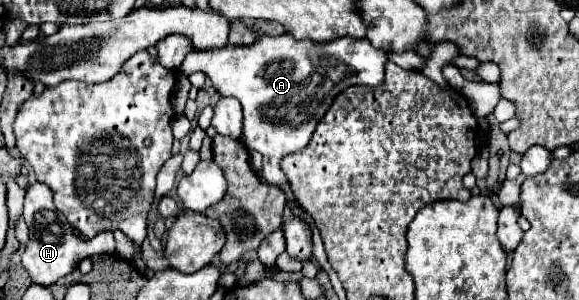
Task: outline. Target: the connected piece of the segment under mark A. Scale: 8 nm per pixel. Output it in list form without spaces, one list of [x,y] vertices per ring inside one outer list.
[[[282,34],[282,36],[260,36],[260,38],[258,38],[254,44],[250,44],[250,46],[226,44],[226,46],[222,46],[222,48],[202,50],[202,52],[200,52],[202,70],[198,70],[198,72],[204,72],[204,74],[210,78],[212,86],[220,92],[220,96],[232,96],[232,98],[238,98],[238,100],[240,100],[240,104],[242,104],[242,108],[244,108],[244,142],[246,142],[246,146],[248,146],[250,150],[258,150],[258,152],[264,156],[264,170],[262,170],[262,172],[264,172],[264,178],[266,178],[270,184],[276,184],[276,186],[278,186],[278,184],[284,184],[284,182],[286,182],[286,176],[284,176],[284,172],[282,172],[282,168],[280,168],[280,160],[282,160],[286,154],[300,152],[300,150],[306,148],[308,140],[312,138],[312,134],[314,134],[314,130],[316,130],[316,124],[322,120],[322,116],[328,112],[332,100],[334,100],[342,90],[346,90],[348,86],[356,86],[356,84],[366,84],[366,86],[378,86],[378,84],[382,84],[386,60],[388,60],[386,52],[384,52],[384,50],[376,50],[366,38],[356,40],[356,38],[352,38],[352,36],[344,36],[344,38],[336,38],[336,40],[332,40],[332,42],[312,42],[312,40],[296,40],[296,38],[292,38],[290,34]]]

